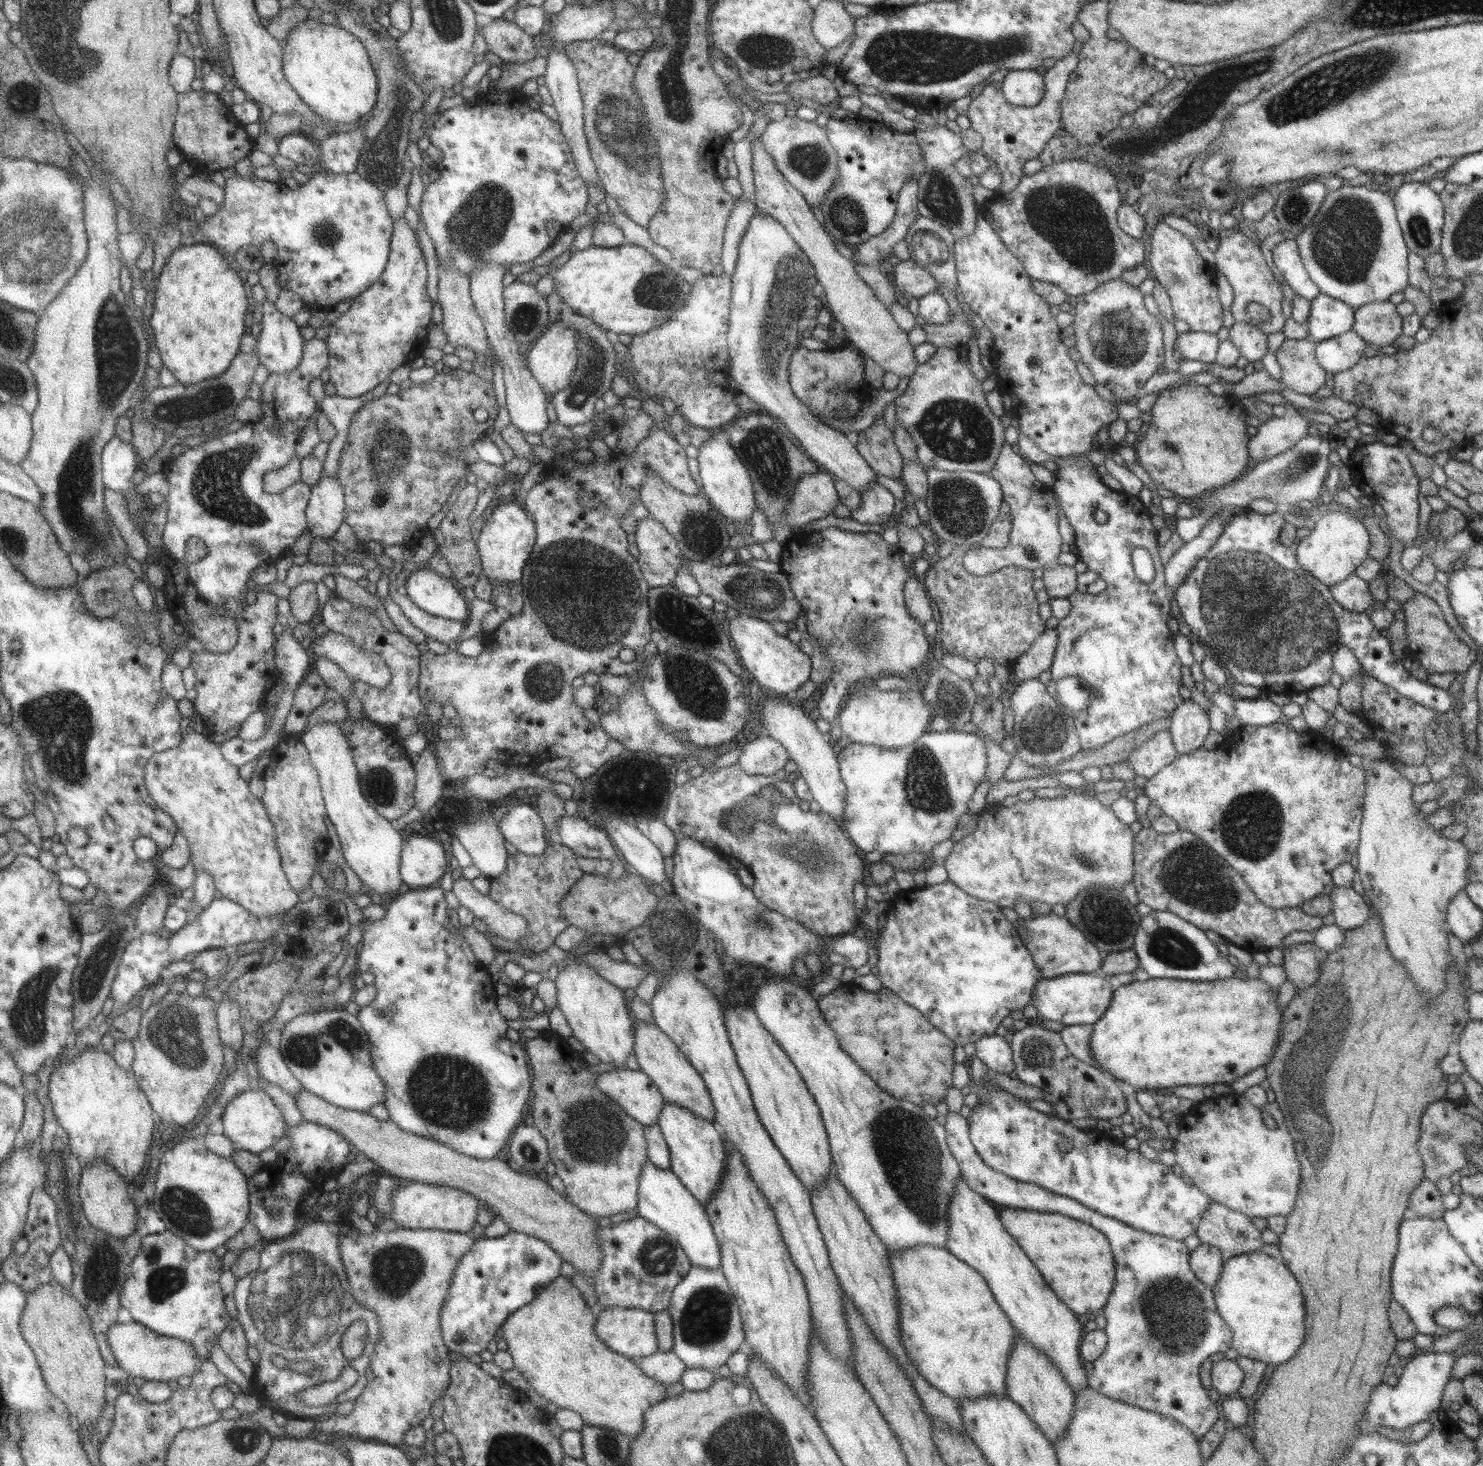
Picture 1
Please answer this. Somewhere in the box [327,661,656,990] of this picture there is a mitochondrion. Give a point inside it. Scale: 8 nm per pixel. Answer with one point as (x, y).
(381, 785)

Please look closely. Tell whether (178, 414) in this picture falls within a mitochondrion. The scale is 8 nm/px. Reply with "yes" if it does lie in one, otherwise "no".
no

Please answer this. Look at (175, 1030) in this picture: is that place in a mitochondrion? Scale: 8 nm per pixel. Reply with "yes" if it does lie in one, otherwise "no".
yes

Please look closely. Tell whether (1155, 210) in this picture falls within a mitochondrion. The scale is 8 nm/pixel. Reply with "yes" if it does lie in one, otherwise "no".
no

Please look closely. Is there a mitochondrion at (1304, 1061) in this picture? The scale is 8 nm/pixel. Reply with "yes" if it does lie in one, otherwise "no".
yes

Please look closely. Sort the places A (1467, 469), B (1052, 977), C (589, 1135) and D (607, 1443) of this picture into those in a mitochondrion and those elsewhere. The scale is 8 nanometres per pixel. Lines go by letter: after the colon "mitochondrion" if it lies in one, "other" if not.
A: other
B: other
C: mitochondrion
D: mitochondrion

